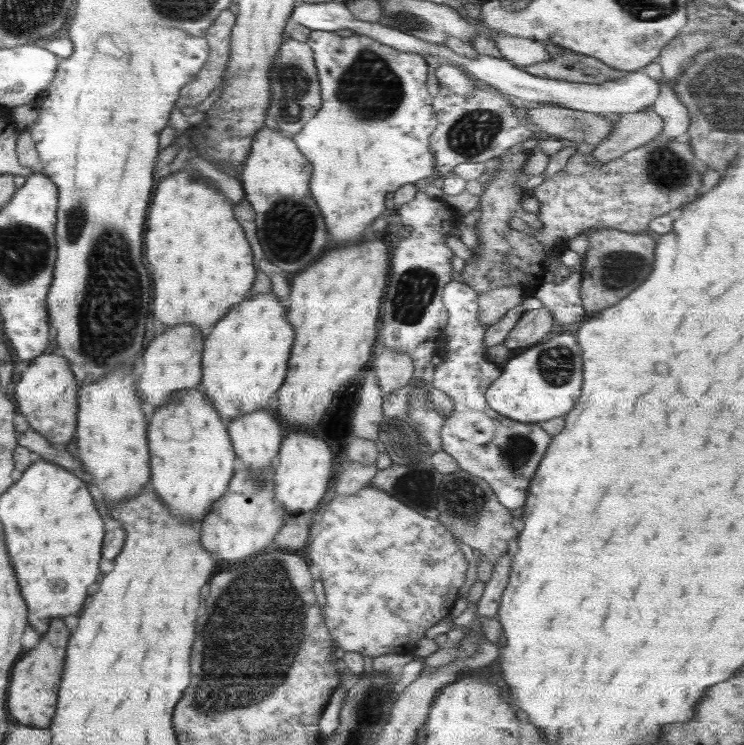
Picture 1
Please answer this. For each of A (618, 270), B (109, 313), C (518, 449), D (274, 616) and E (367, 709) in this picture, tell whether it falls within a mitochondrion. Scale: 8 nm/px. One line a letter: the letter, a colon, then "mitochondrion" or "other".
A: mitochondrion
B: mitochondrion
C: mitochondrion
D: mitochondrion
E: mitochondrion

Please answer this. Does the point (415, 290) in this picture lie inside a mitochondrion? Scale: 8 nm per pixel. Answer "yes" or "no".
yes

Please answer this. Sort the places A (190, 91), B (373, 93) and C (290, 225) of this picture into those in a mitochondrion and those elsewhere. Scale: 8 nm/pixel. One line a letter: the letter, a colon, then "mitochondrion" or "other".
A: other
B: mitochondrion
C: mitochondrion

